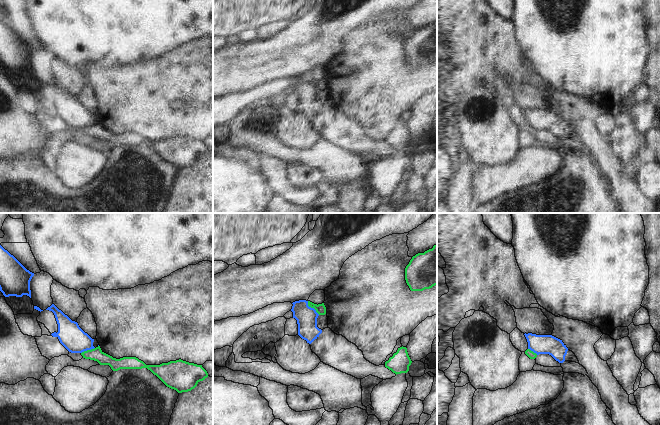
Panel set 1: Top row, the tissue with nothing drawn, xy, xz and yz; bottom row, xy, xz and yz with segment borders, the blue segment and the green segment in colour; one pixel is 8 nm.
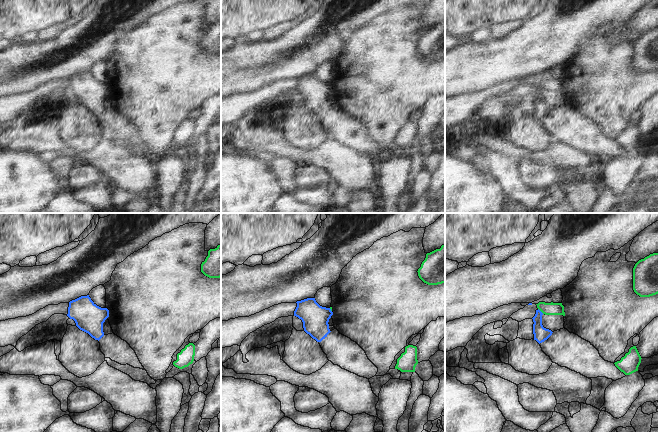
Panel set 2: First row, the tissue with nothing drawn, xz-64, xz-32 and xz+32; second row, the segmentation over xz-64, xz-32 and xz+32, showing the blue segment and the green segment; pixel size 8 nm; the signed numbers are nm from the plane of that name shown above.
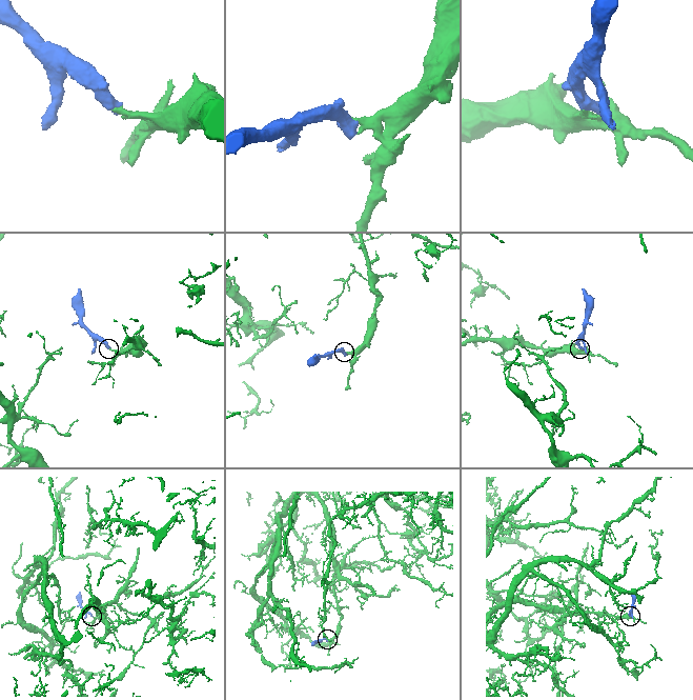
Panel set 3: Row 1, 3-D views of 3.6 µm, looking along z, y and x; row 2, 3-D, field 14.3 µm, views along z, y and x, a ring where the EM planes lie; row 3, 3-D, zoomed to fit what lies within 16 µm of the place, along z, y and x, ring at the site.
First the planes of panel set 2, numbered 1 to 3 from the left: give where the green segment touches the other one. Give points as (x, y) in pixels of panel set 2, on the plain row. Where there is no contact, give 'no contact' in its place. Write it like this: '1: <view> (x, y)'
1: no contact
2: xz-32 (330, 86)
3: xz+32 (540, 87)

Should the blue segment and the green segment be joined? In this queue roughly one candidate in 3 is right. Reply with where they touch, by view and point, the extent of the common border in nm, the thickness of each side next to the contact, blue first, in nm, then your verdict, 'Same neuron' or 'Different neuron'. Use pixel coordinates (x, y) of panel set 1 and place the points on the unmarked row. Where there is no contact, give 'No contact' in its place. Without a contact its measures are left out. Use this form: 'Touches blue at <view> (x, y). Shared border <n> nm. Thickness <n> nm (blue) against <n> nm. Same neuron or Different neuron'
Touches blue at xz (312, 84). Shared border 150 nm. Thickness 170 nm (blue) against 80 nm. Different neuron

